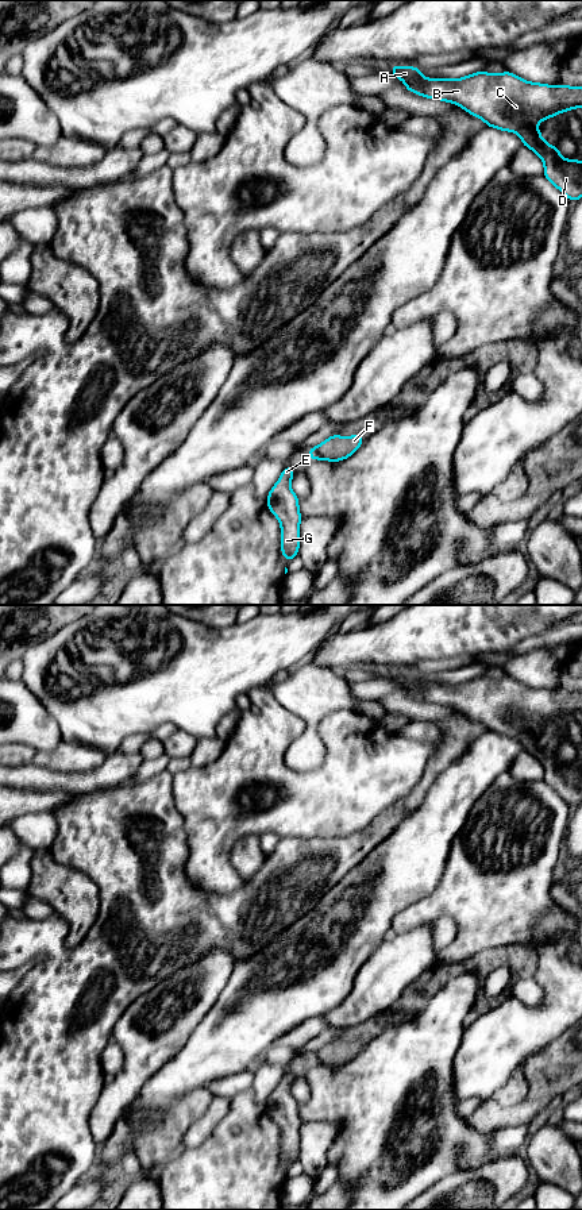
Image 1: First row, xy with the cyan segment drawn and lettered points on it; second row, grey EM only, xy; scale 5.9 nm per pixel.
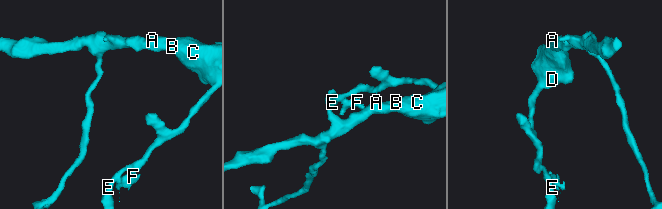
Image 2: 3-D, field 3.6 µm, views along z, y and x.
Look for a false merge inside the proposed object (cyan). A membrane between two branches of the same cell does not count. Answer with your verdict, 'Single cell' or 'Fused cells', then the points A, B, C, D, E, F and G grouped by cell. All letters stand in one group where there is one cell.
Fused cells. Groups: A B C D E G / F

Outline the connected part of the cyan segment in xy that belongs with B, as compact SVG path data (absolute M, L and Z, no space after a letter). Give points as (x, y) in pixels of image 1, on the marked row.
M397 66L390 69L394 77L405 82L405 88L416 95L448 101L466 109L473 116L481 117L487 127L516 132L525 147L533 150L544 163L544 176L568 200L578 201L582 197L582 161L563 159L556 146L548 144L536 127L539 122L550 119L560 112L582 108L582 86L544 85L525 81L510 72L492 74L486 72L473 73L458 80L424 78L415 66Z

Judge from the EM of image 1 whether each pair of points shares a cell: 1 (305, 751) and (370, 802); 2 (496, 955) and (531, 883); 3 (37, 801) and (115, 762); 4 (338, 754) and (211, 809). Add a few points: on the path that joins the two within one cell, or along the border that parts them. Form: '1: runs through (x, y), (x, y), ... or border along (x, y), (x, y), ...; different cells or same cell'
1: border along (319, 733), (323, 762), (290, 769); different cells
2: border along (504, 947), (484, 948), (470, 959); different cells
3: border along (26, 787), (80, 793); different cells
4: runs through (309, 779), (281, 779), (266, 774), (242, 778); same cell

